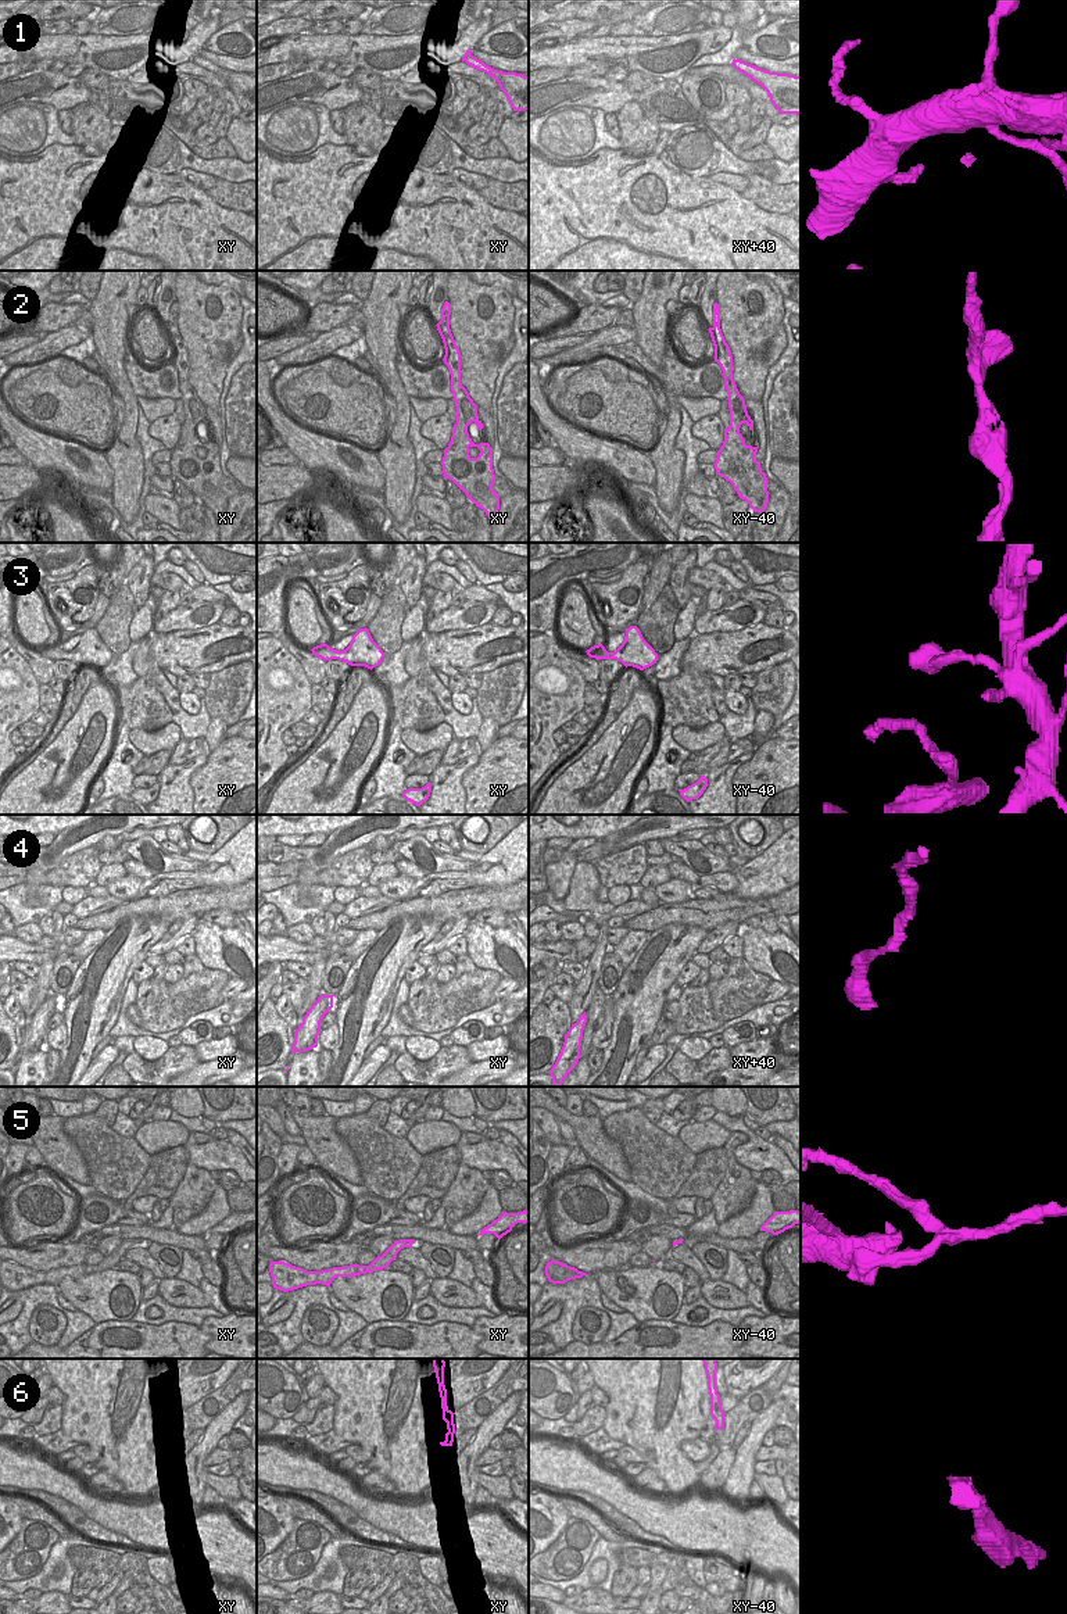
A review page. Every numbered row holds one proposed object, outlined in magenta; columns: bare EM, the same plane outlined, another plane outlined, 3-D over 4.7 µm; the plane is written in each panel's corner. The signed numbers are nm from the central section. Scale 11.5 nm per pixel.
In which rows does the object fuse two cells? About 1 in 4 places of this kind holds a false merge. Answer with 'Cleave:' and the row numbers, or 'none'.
Cleave: 5

